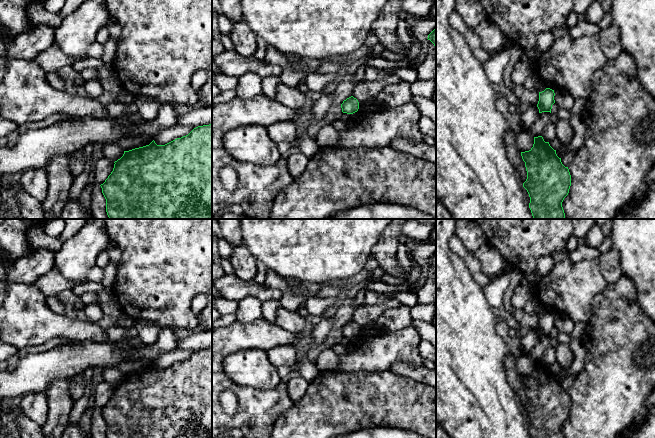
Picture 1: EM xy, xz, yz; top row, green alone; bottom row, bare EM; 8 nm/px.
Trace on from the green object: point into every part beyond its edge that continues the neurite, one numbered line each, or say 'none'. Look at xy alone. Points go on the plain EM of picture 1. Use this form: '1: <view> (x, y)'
none

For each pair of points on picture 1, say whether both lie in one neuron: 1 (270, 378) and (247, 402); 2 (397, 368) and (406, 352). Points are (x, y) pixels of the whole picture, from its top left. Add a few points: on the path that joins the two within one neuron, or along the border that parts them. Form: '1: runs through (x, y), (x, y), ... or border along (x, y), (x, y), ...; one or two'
1: border along (280, 381), (271, 389), (256, 389), (238, 384); two
2: border along (423, 365), (395, 362), (389, 369); two

